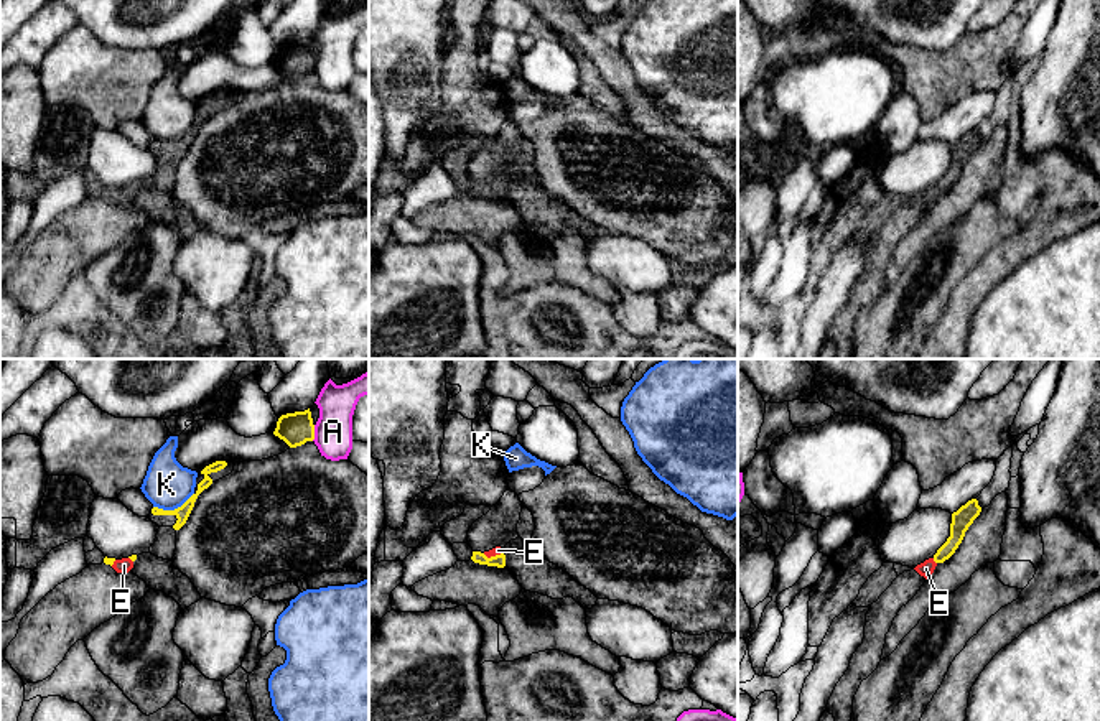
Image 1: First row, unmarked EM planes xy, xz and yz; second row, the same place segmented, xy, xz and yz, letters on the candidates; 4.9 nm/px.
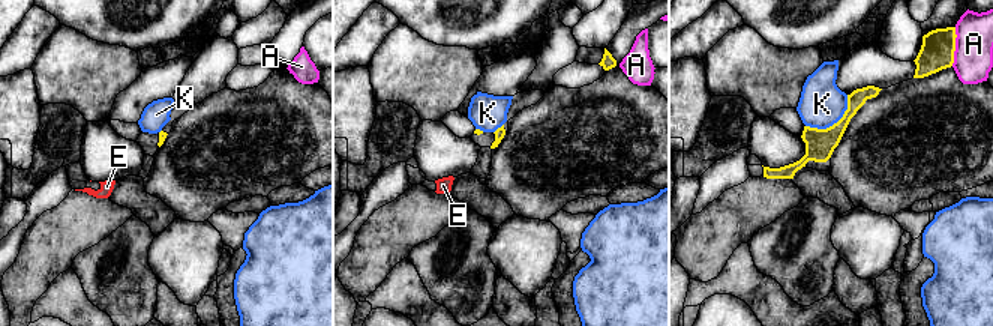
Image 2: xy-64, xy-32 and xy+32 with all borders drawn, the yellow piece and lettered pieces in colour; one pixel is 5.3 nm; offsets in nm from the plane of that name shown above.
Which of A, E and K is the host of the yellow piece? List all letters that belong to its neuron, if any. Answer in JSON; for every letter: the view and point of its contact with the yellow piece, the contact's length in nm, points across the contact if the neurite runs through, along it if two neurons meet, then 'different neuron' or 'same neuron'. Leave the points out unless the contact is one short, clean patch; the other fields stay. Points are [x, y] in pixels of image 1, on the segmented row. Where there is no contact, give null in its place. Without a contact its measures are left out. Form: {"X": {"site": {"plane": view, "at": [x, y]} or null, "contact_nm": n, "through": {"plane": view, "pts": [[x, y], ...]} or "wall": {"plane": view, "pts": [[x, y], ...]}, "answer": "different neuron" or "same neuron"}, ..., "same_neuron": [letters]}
{"A": {"site": {"plane": "xy", "at": [313, 433]}, "contact_nm": 80, "answer": "different neuron"}, "E": {"site": {"plane": "yz", "at": [934, 560]}, "contact_nm": 40, "through": {"plane": "yz", "pts": [[962, 519], [952, 544], [934, 560], [926, 568]]}, "answer": "same neuron"}, "K": {"site": {"plane": "xy", "at": [175, 509]}, "contact_nm": 220, "answer": "different neuron"}, "same_neuron": ["E"]}

